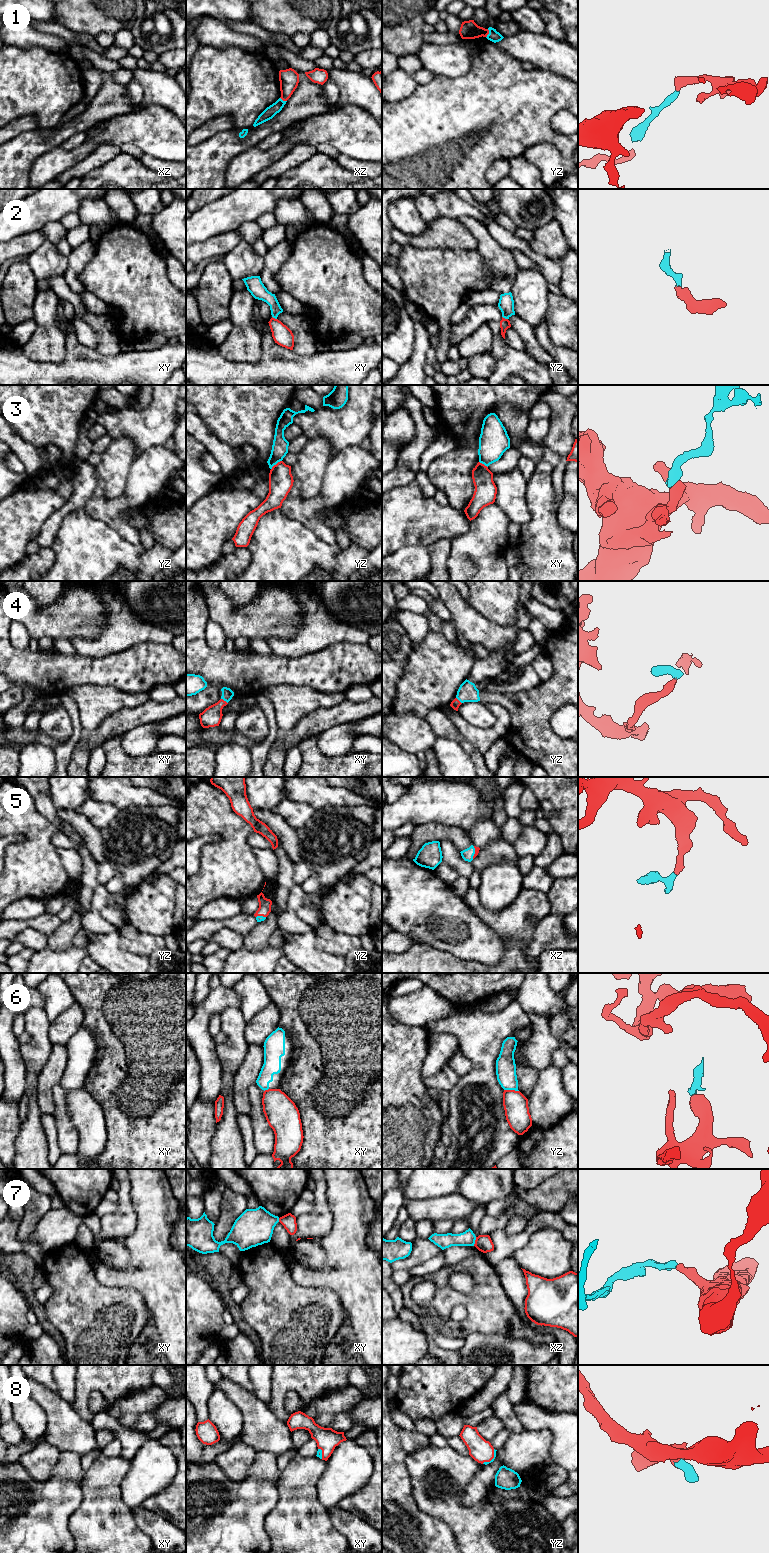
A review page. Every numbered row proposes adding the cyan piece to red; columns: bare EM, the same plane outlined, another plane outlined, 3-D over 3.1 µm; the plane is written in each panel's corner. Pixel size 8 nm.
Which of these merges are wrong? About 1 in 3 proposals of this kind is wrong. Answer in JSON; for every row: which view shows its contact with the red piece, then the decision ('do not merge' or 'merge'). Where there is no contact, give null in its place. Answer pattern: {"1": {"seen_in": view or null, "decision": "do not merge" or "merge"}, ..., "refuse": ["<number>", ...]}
{"1": {"seen_in": "yz", "decision": "merge"}, "2": {"seen_in": "yz", "decision": "merge"}, "3": {"seen_in": "yz", "decision": "do not merge"}, "4": {"seen_in": "xy", "decision": "merge"}, "5": {"seen_in": "xz", "decision": "merge"}, "6": {"seen_in": "yz", "decision": "do not merge"}, "7": {"seen_in": "xz", "decision": "do not merge"}, "8": {"seen_in": "yz", "decision": "merge"}, "refuse": ["3", "6", "7"]}

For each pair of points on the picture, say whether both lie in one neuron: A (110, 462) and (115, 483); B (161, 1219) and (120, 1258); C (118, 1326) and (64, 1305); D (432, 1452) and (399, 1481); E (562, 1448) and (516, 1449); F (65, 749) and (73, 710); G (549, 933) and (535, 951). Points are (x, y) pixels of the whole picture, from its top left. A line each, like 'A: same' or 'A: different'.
A: same
B: different
C: same
D: different
E: different
F: same
G: same

